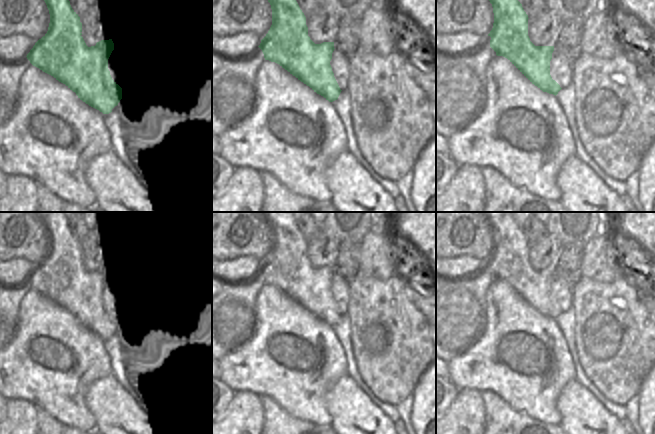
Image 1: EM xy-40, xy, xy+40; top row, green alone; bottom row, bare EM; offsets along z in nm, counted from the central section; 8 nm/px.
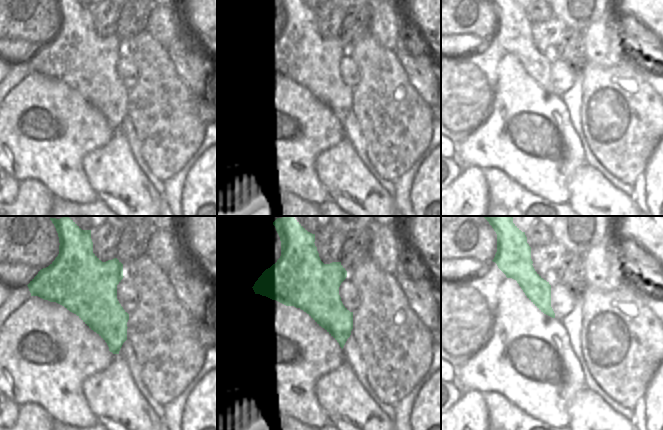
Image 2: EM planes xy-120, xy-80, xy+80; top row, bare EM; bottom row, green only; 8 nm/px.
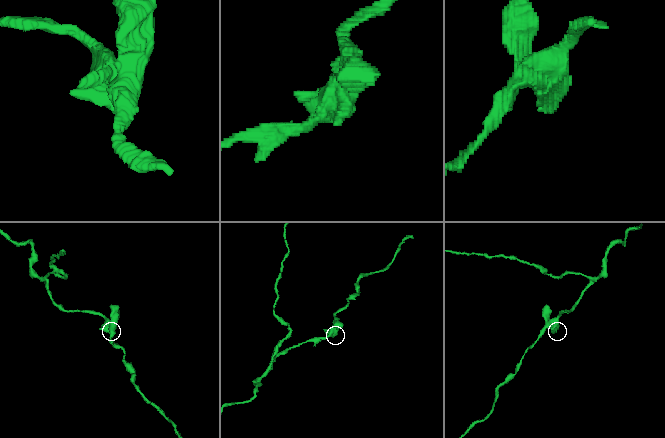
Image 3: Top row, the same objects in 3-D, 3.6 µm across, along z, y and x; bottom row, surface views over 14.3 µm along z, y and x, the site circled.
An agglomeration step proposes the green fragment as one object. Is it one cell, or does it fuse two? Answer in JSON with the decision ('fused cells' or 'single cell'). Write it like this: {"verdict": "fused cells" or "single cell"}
{"verdict": "fused cells"}

